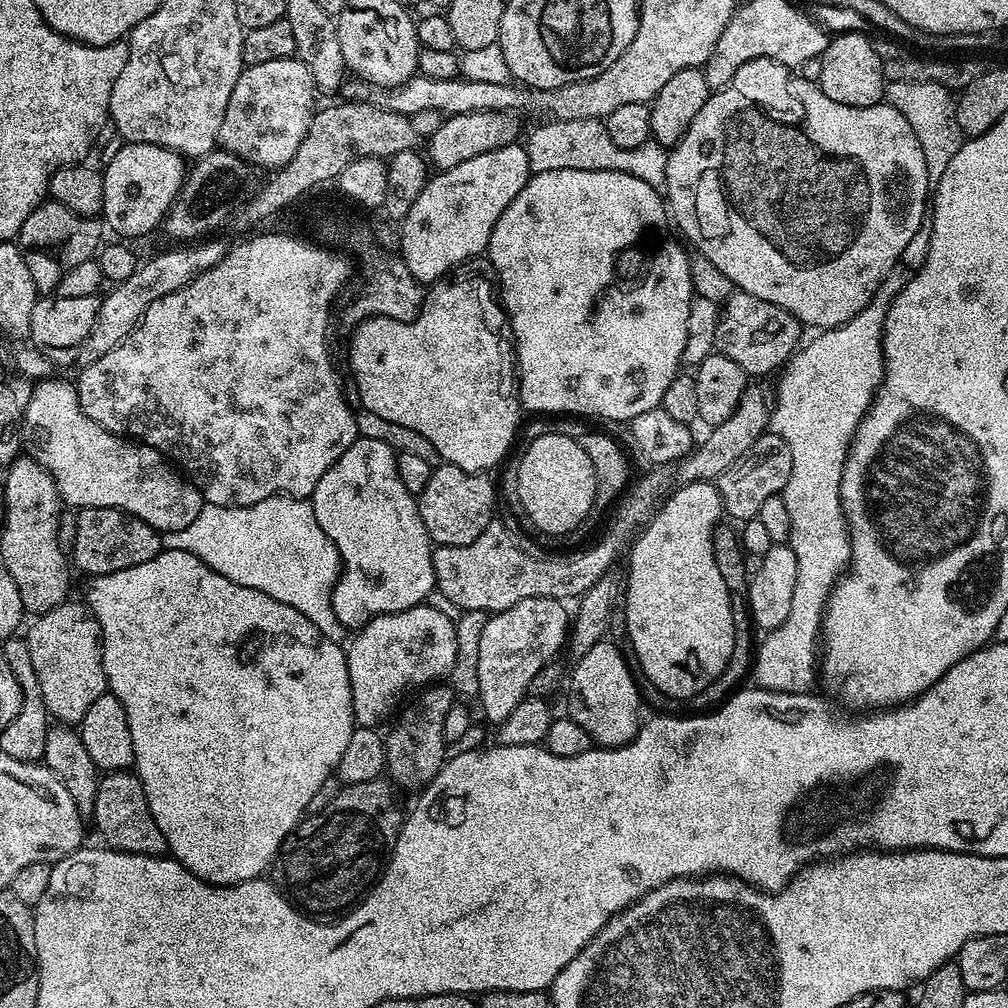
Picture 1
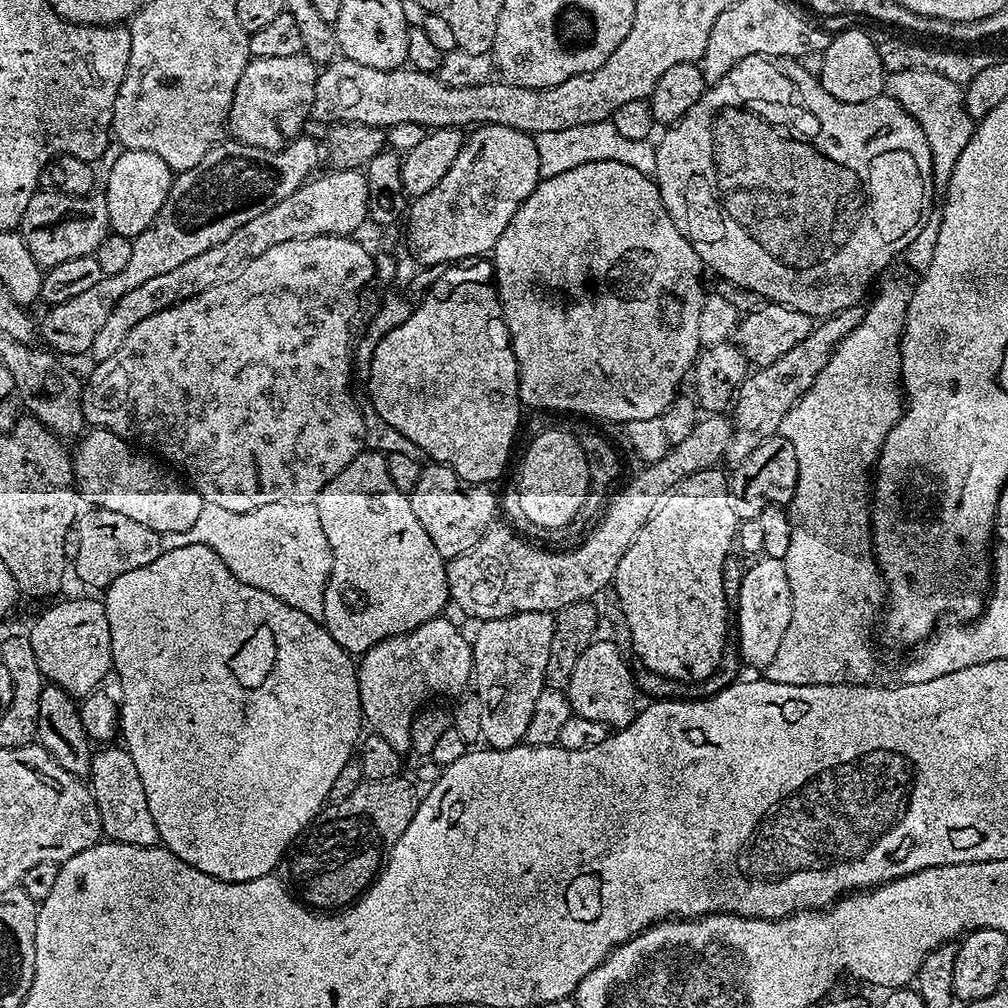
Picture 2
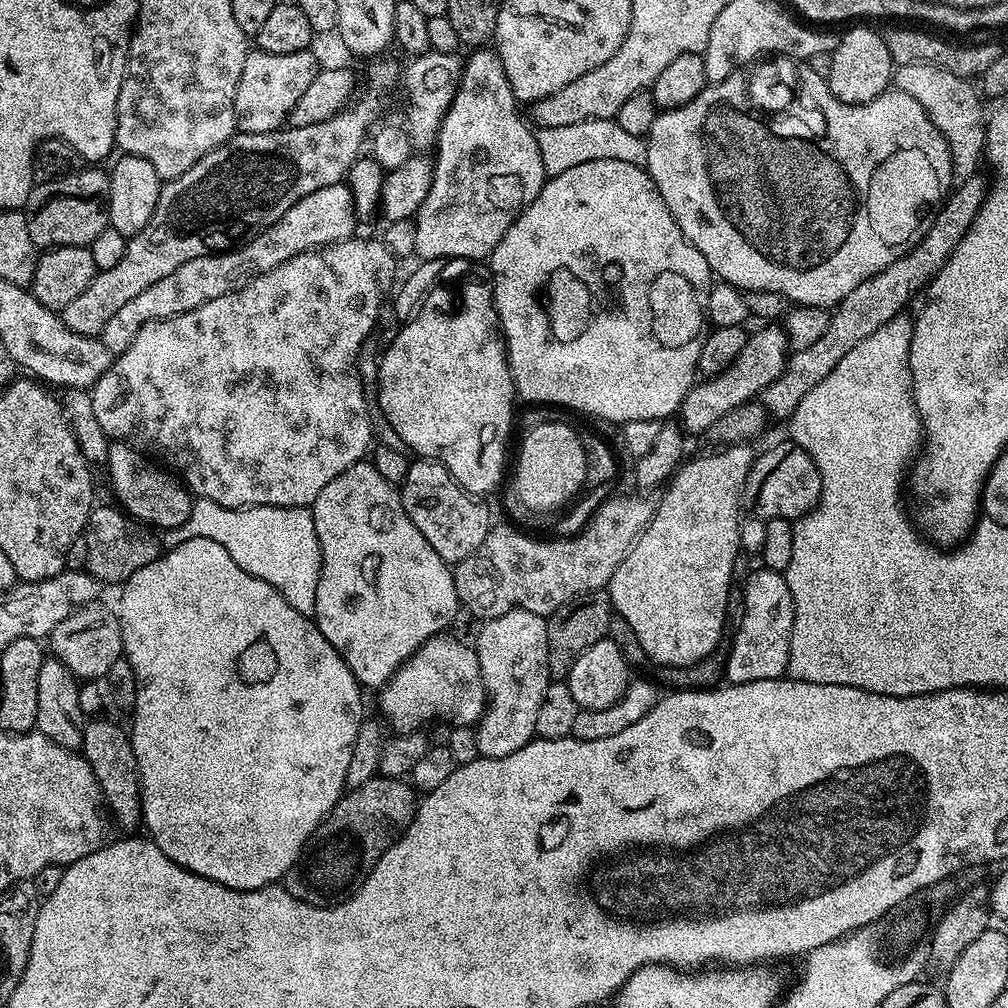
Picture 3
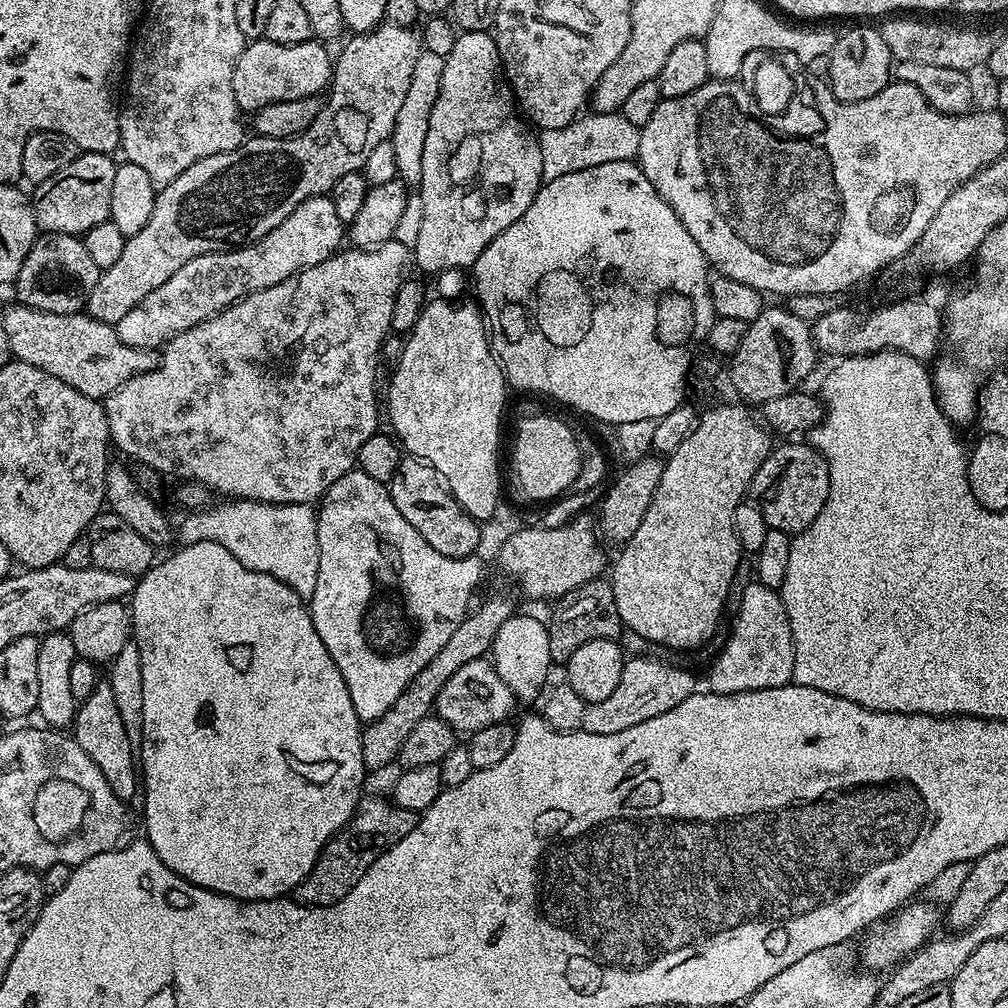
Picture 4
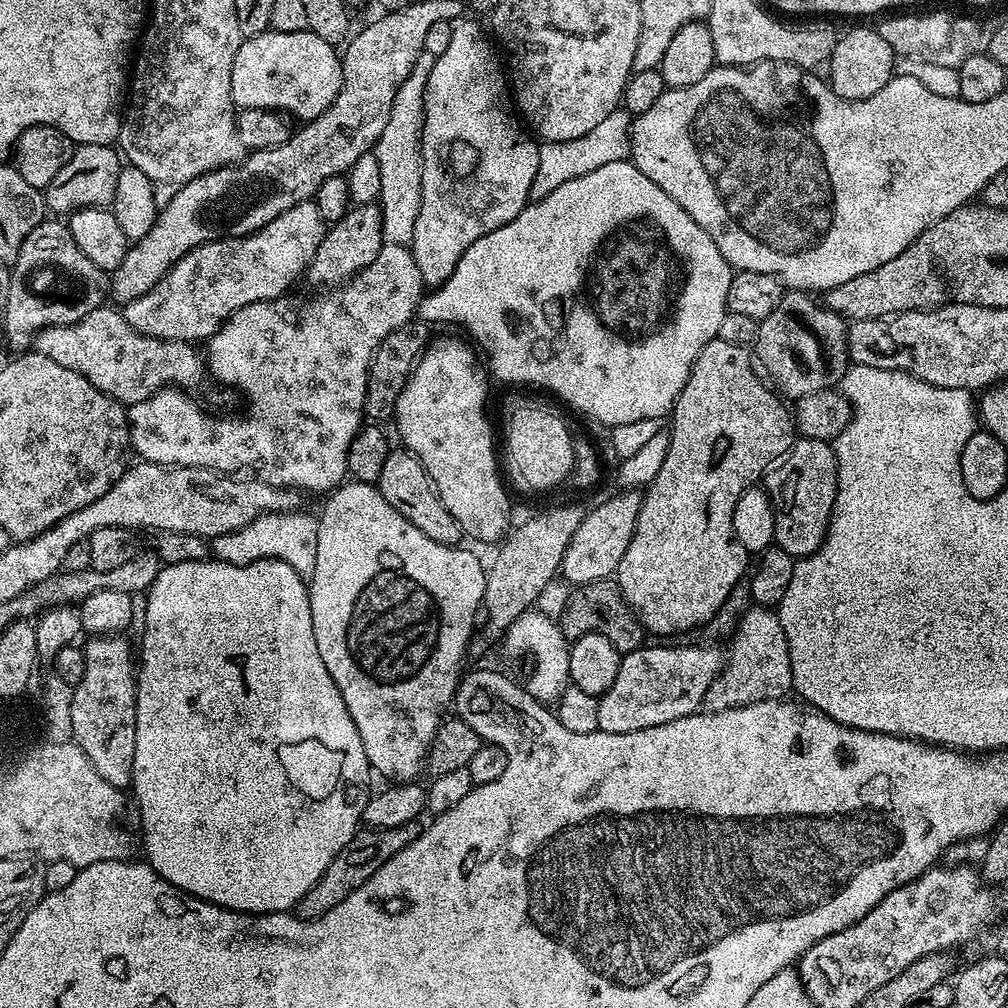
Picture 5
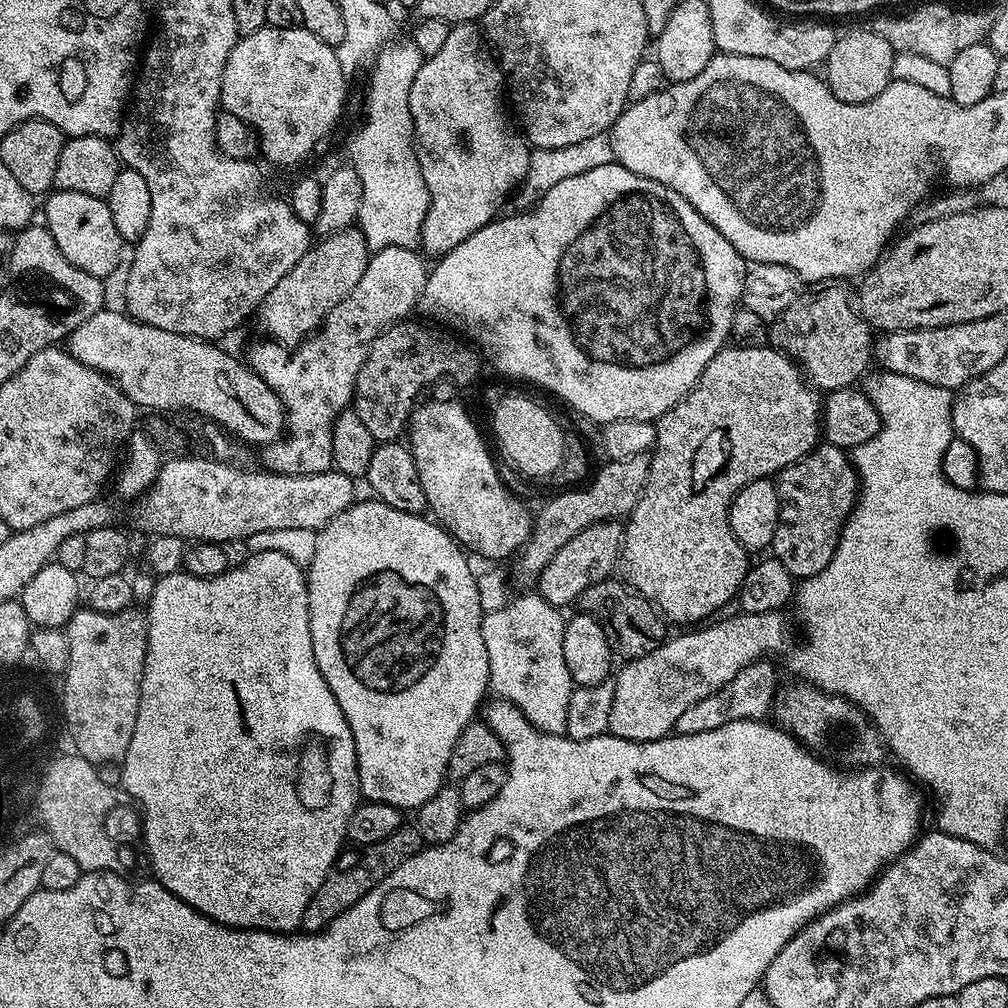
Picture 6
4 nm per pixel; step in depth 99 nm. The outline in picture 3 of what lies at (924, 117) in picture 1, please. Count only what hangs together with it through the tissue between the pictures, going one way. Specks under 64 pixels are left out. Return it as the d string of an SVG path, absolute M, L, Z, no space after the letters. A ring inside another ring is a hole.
M936 65L900 66L892 73L891 87L902 94L910 94L922 110L934 122L935 131L946 138L952 155L953 185L966 182L966 178L977 175L984 156L984 134L986 131L986 111L980 105L981 93L971 79L964 79L949 70Z

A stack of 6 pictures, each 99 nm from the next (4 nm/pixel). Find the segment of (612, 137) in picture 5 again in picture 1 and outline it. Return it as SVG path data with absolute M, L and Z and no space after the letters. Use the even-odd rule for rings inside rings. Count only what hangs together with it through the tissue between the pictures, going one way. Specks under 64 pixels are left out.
M550 120L540 122L536 129L523 141L526 150L528 171L535 174L546 170L618 170L622 174L634 174L654 189L664 188L668 152L665 145L650 139L634 150L622 150L614 146L606 126L599 120Z

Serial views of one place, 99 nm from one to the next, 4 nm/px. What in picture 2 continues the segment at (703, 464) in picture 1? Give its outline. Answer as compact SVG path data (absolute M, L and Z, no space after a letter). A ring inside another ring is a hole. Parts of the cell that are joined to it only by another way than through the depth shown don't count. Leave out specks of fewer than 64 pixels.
M857 306L842 310L837 316L821 319L813 327L812 333L802 338L802 342L798 342L794 350L786 350L786 354L778 358L778 362L770 362L749 371L748 377L736 391L734 407L730 412L732 437L724 454L724 460L730 462L729 465L735 466L750 458L750 454L754 454L754 450L758 450L762 442L779 433L782 418L786 418L786 414L790 414L790 410L800 401L802 394L806 394L806 390L814 386L818 374L822 374L836 345L842 342L842 338L846 338L846 334L850 334L850 330L854 330L854 326L862 322L864 314L865 309Z

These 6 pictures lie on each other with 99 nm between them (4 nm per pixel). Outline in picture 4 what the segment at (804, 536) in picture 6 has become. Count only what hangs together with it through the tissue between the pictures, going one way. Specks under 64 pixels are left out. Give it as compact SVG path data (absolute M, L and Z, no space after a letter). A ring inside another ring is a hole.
M784 442L773 447L772 451L758 466L750 485L751 495L758 501L769 528L789 534L805 532L822 514L826 498L830 494L830 470L824 455L811 443Z

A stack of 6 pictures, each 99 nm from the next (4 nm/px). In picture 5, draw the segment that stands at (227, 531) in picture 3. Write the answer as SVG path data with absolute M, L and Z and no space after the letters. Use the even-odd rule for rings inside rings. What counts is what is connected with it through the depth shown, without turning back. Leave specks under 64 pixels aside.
M304 510L295 512L266 512L254 518L242 530L234 530L230 534L215 537L210 544L210 552L217 560L225 560L228 564L253 564L256 560L281 560L286 566L293 568L299 576L311 577L314 562L318 562L318 526L319 519L315 515L307 516Z

